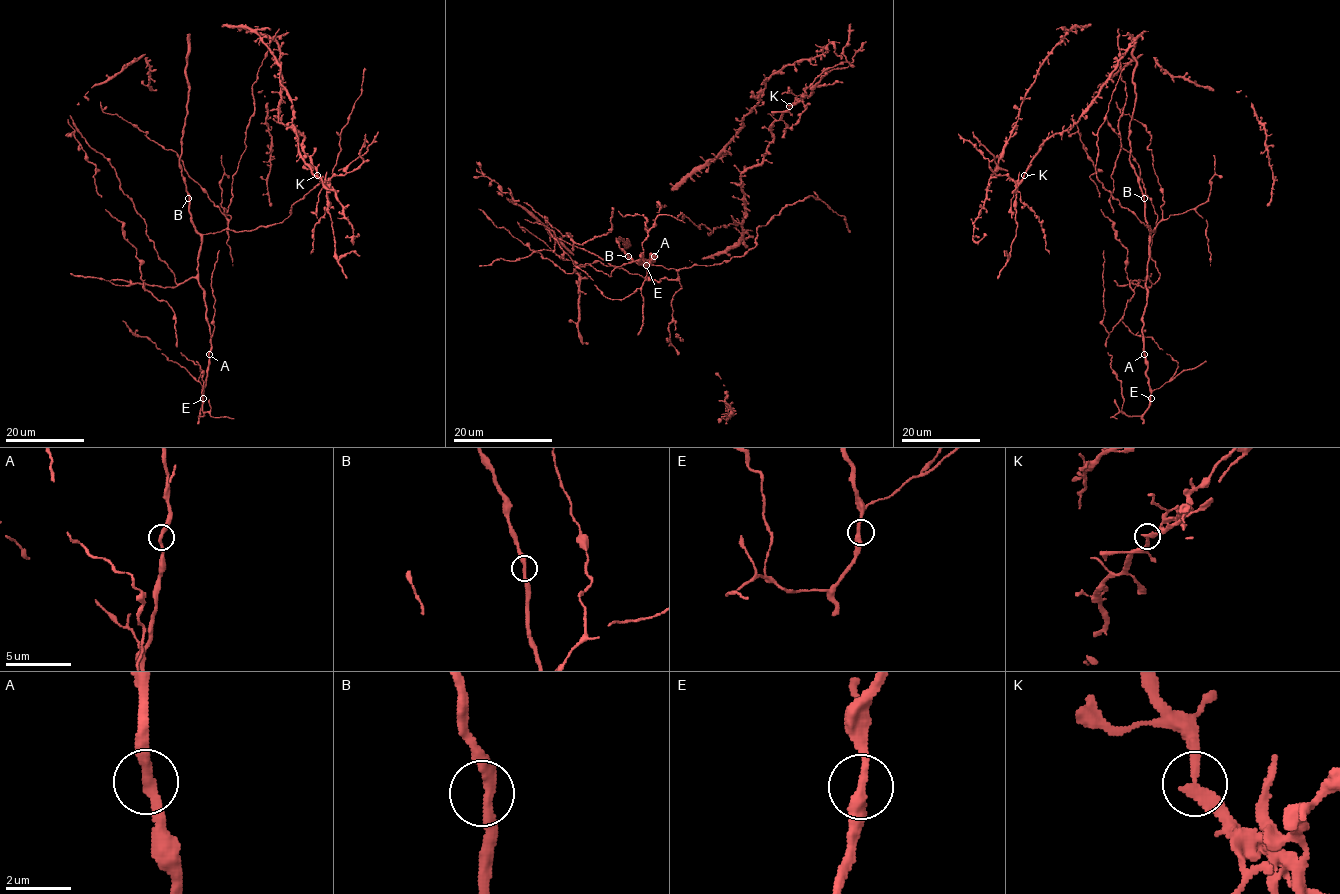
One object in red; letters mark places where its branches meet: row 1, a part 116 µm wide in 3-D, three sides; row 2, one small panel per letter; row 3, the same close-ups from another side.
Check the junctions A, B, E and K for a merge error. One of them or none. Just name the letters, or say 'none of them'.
K

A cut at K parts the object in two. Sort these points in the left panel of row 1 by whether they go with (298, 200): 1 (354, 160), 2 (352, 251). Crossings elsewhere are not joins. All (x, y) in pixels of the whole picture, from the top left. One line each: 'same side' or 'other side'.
1: other side
2: other side

